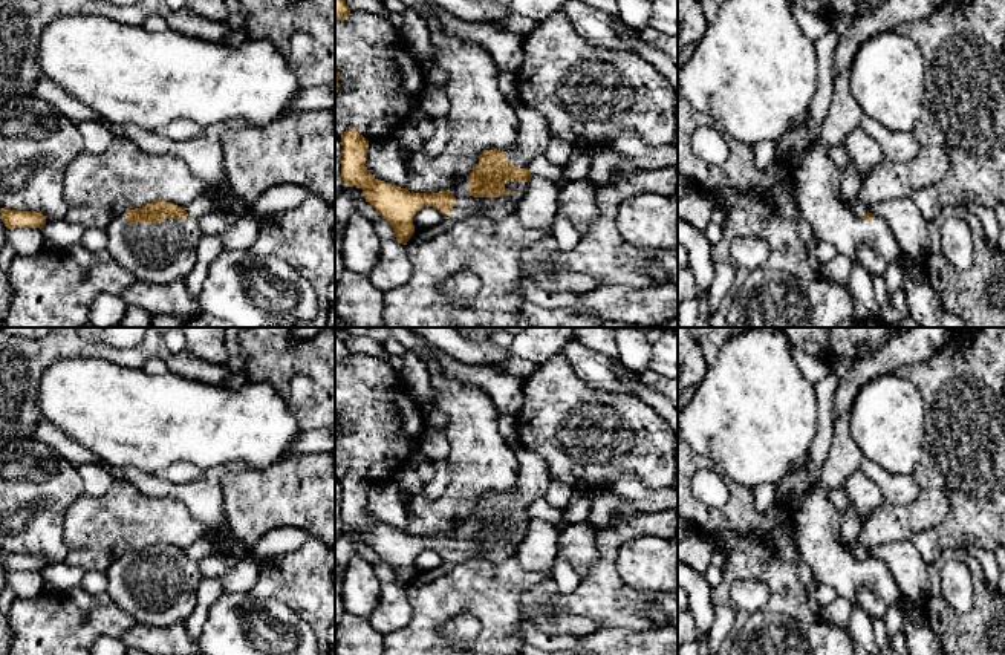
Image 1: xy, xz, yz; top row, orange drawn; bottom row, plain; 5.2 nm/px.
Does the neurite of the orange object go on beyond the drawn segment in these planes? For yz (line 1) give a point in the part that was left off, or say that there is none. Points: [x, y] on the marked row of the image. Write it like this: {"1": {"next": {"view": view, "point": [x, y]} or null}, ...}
{"1": {"next": {"view": "yz", "point": [871, 244]}}}

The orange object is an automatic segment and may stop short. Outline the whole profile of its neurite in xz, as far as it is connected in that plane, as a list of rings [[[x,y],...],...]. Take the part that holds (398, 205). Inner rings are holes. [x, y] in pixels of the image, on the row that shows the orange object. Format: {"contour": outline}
{"contour": [[[525,104],[514,107],[519,135],[511,150],[485,150],[479,165],[456,187],[439,193],[410,193],[378,181],[366,167],[369,141],[355,129],[341,135],[341,178],[346,187],[361,188],[369,202],[392,225],[399,243],[407,245],[415,233],[413,217],[424,207],[437,208],[444,217],[485,216],[493,220],[516,213],[526,194],[532,159],[545,156],[551,130],[545,116]]]}

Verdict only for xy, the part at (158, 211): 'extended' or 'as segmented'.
extended

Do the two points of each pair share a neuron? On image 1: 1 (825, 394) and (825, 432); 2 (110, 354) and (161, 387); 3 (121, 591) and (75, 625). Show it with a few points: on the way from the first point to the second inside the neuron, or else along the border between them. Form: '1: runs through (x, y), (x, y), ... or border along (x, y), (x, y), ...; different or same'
1: runs through (825, 403), (825, 423); same
2: border along (100, 357), (141, 369); different
3: border along (113, 603), (136, 622); different

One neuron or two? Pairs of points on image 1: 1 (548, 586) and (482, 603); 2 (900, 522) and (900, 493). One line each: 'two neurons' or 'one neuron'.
1: two neurons
2: two neurons

